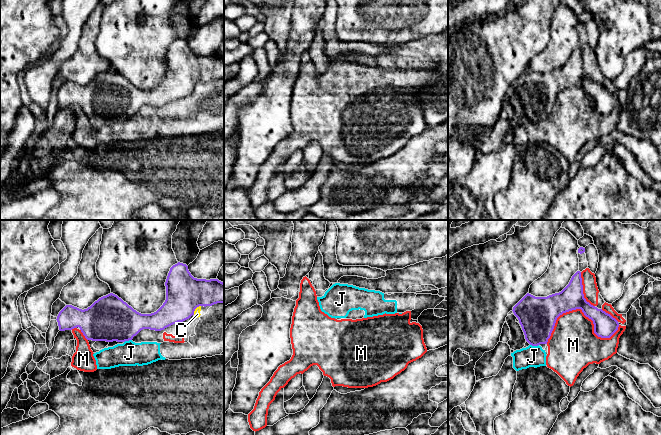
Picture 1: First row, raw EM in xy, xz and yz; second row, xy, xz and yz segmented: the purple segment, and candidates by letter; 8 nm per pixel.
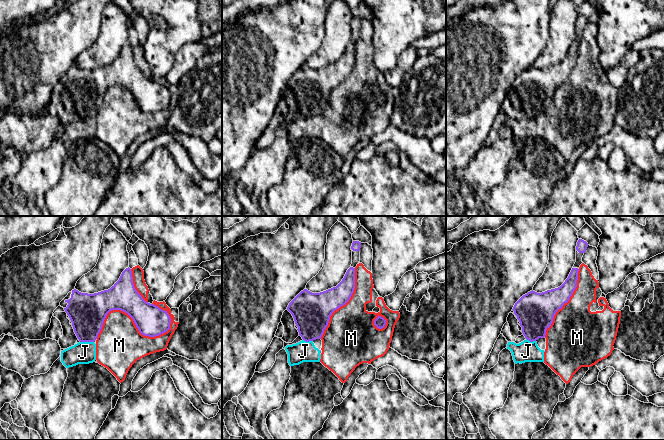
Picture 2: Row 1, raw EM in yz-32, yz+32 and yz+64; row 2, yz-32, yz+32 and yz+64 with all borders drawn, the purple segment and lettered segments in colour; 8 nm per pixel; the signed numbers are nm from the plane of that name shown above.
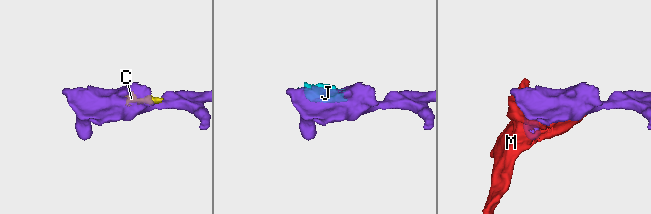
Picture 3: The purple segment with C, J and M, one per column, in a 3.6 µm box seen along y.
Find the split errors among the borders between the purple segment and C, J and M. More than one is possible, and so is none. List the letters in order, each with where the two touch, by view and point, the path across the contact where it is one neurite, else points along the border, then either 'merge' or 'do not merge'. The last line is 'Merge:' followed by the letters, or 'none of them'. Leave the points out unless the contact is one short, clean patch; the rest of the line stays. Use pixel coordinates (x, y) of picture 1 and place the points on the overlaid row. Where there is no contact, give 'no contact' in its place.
C: contact xy (195, 308); do not merge
J: contact yz (534, 345); do not merge
M: contact yz (581, 309); do not merge
Merge: none of them

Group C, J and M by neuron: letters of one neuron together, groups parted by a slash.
C J M

